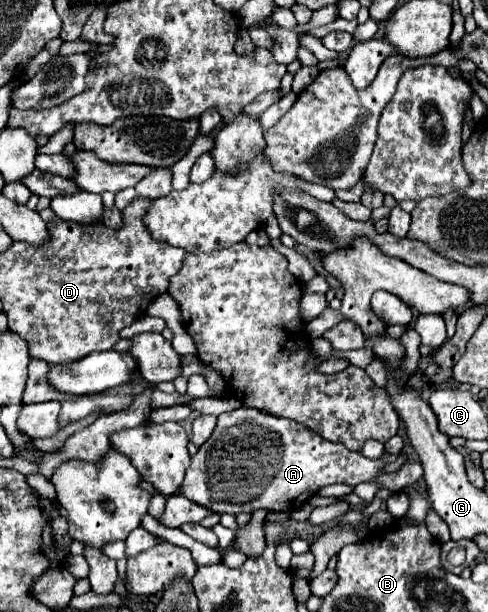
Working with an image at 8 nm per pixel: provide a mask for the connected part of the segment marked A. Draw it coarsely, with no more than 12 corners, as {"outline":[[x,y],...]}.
{"outline":[[218,416],[180,494],[218,514],[294,512],[328,484],[402,492],[294,420]]}

